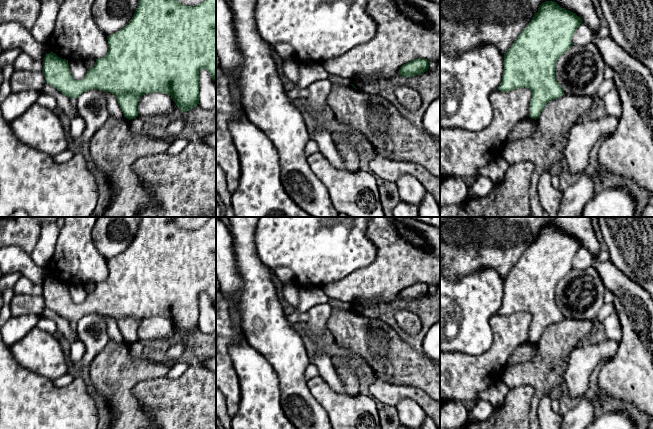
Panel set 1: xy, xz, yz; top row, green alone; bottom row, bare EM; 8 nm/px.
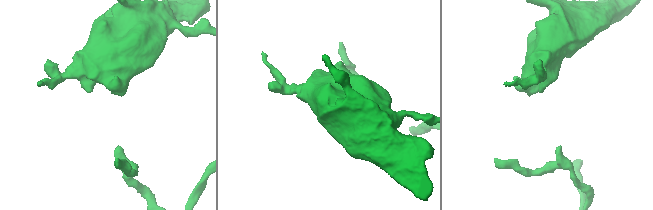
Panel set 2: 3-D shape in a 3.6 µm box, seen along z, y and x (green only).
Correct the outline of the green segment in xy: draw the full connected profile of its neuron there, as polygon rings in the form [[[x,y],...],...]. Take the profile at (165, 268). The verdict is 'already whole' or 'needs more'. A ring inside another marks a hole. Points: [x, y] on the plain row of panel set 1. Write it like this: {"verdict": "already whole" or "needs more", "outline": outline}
{"verdict": "already whole", "outline": [[[142,217],[129,247],[107,260],[107,264],[107,278],[97,282],[94,291],[88,293],[81,304],[72,301],[68,284],[59,282],[53,276],[47,277],[43,282],[42,294],[46,307],[69,322],[78,322],[91,313],[108,315],[115,319],[124,341],[129,344],[138,340],[139,321],[154,316],[169,319],[182,336],[187,336],[199,328],[199,294],[206,293],[212,304],[216,302],[216,217],[211,217],[195,230],[179,227],[175,217]]]}

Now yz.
{"verdict": "already whole", "outline": [[[546,225],[504,278],[504,295],[498,314],[510,316],[521,311],[530,313],[530,342],[536,344],[548,326],[564,319],[555,301],[555,291],[560,280],[573,269],[572,261],[582,247],[581,241],[575,237],[554,225]]]}

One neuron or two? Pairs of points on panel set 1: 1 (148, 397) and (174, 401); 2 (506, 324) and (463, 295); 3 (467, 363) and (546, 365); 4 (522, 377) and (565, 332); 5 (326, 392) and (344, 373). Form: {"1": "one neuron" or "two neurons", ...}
{"1": "one neuron", "2": "two neurons", "3": "two neurons", "4": "one neuron", "5": "two neurons"}

